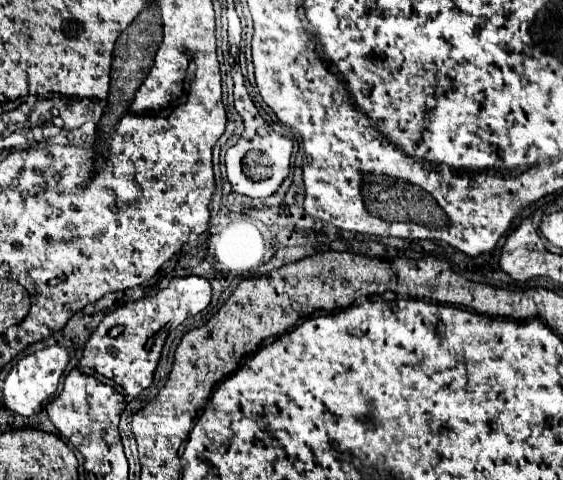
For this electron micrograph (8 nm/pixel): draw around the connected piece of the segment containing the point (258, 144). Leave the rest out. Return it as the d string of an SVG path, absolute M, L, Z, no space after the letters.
M237 64L233 66L232 78L234 78L234 106L238 114L244 118L244 134L238 140L236 146L226 150L226 174L228 182L232 184L234 192L250 196L250 198L266 198L278 192L282 182L288 178L290 172L290 154L292 154L292 140L274 132L266 120L260 116L258 108L248 96L248 90L244 86L244 78L240 74Z

